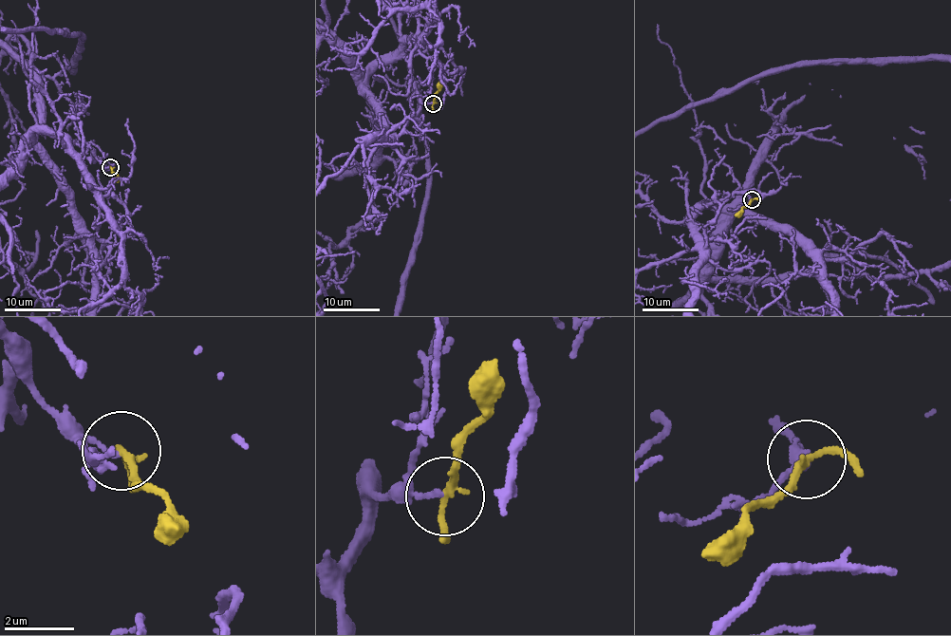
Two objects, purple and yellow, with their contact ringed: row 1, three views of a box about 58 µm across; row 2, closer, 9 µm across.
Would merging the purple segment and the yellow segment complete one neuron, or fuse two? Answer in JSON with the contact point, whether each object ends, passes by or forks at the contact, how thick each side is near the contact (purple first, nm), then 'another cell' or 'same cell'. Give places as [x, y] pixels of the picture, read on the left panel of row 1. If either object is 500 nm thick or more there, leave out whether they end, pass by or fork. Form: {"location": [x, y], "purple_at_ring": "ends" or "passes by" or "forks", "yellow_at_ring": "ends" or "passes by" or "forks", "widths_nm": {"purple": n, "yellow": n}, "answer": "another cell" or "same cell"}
{"location": [110, 167], "purple_at_ring": "ends", "yellow_at_ring": "passes by", "widths_nm": {"purple": 140, "yellow": 190}, "answer": "another cell"}

